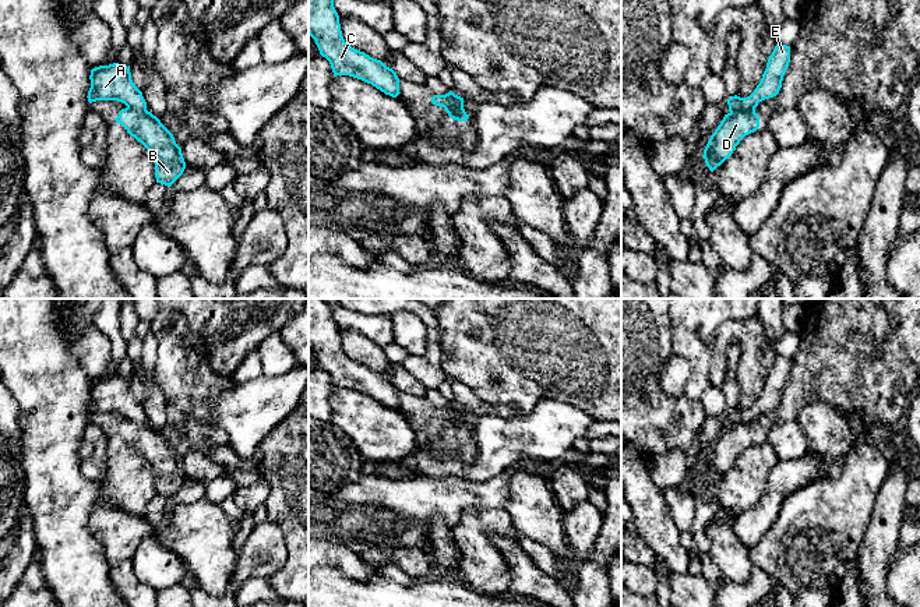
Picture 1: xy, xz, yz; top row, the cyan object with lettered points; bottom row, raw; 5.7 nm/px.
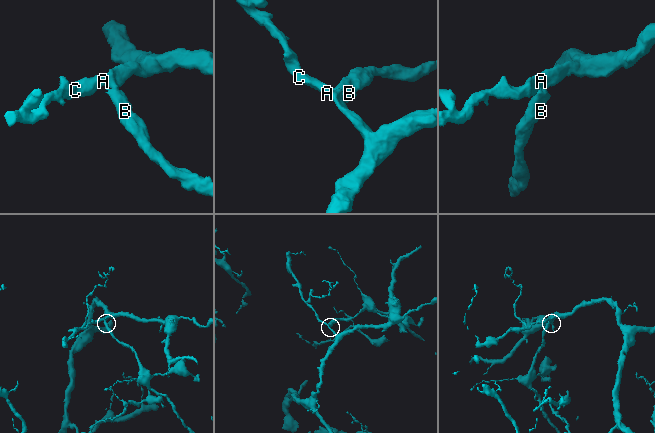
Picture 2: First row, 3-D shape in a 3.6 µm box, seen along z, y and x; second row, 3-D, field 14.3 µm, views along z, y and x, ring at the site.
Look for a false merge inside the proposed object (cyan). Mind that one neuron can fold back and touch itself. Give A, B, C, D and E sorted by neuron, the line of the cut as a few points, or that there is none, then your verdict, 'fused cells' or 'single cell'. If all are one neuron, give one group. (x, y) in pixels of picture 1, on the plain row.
A C E / B D; cut in yz along (754, 422), (739, 422), (730, 426); fused cells

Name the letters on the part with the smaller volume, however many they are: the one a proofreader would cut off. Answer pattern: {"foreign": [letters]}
{"foreign": ["B", "D"]}

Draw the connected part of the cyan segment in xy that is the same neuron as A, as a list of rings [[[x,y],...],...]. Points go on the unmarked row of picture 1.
[[[113,375],[99,378],[91,382],[91,400],[88,403],[88,414],[117,413],[135,424],[147,423],[147,414],[142,405],[131,392],[130,378]]]

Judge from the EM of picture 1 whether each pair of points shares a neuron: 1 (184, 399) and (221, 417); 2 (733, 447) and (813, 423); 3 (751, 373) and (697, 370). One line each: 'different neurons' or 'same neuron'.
1: different neurons
2: different neurons
3: different neurons

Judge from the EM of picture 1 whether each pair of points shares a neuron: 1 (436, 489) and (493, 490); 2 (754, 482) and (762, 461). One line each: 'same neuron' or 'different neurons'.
1: same neuron
2: same neuron

